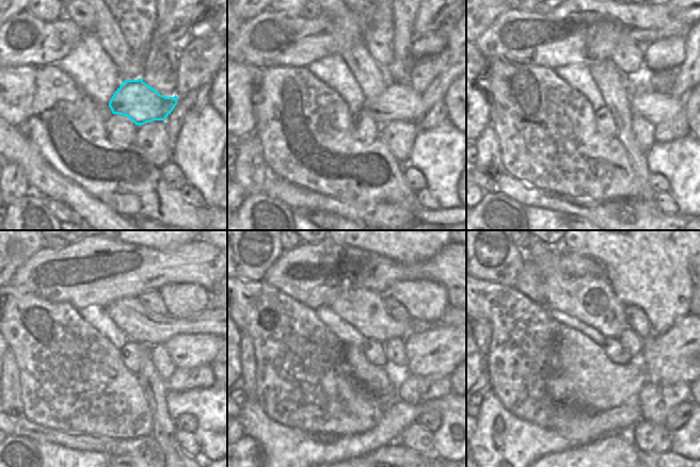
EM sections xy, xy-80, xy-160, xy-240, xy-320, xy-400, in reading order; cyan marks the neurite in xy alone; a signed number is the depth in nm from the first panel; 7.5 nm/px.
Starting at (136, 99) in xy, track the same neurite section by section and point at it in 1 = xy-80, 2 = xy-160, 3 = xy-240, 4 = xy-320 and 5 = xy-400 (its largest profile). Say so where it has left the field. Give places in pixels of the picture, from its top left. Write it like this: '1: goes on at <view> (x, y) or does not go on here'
1: goes on at xy-80 (397, 101)
2: goes on at xy-160 (655, 107)
3: goes on at xy-240 (186, 350)
4: goes on at xy-320 (439, 350)
5: goes on at xy-400 (683, 353)

